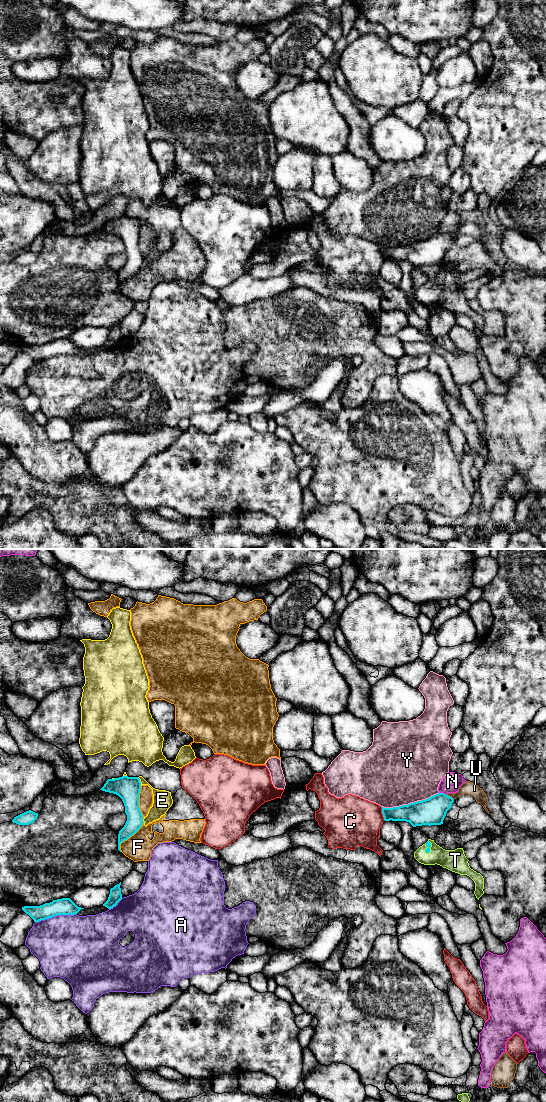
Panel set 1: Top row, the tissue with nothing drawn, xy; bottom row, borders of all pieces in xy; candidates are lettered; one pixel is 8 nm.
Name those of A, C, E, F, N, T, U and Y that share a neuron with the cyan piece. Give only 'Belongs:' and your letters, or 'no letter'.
Belongs: T

